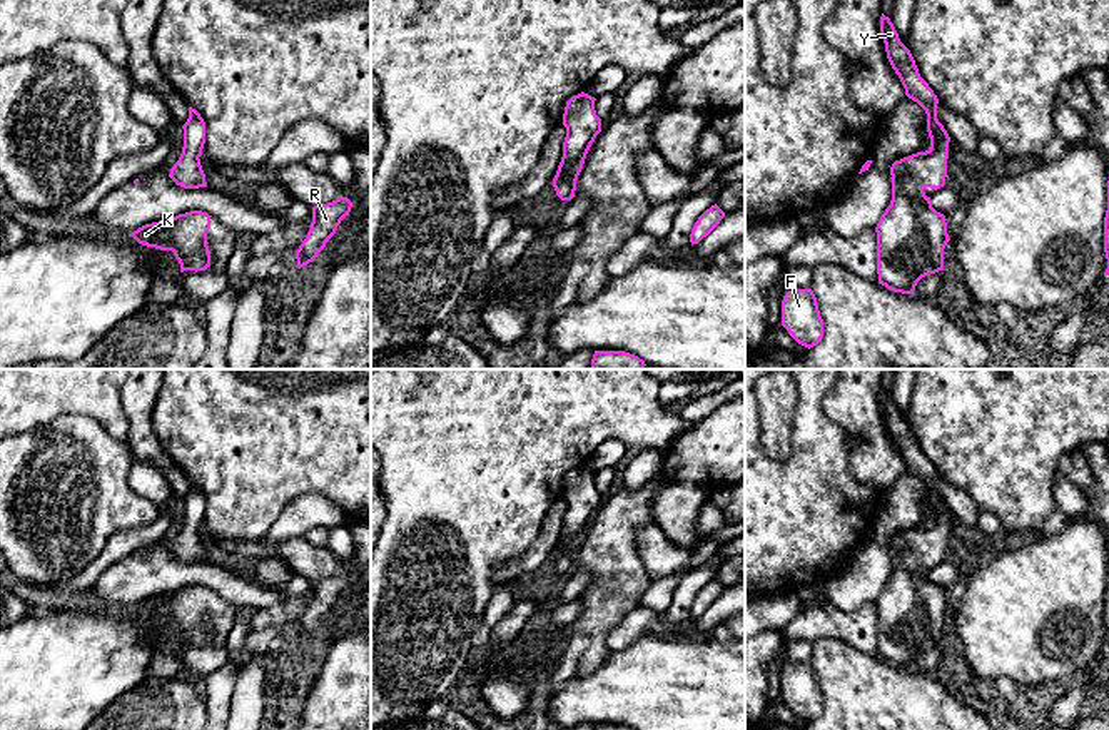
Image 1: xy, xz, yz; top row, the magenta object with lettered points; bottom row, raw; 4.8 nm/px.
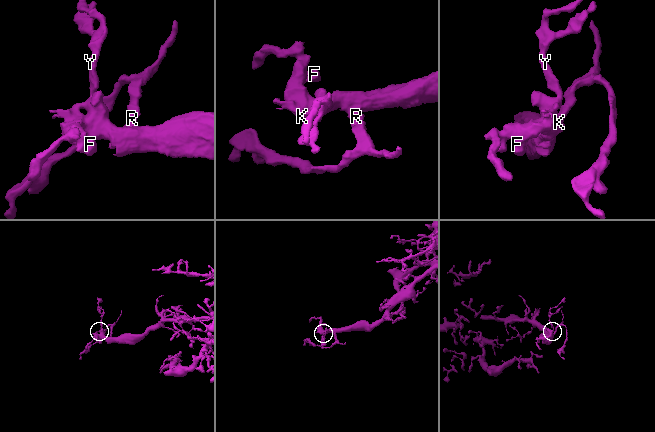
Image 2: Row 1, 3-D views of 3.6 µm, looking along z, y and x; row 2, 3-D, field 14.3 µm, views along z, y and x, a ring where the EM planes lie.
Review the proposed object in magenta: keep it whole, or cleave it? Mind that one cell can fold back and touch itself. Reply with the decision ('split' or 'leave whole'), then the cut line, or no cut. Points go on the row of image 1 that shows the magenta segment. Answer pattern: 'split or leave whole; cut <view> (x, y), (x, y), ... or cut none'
leave whole; cut none

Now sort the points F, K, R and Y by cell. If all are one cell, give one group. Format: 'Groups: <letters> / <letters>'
Groups: F K R Y

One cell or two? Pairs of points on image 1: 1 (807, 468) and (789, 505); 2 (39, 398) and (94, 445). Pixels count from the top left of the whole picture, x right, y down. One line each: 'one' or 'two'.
1: one
2: two

